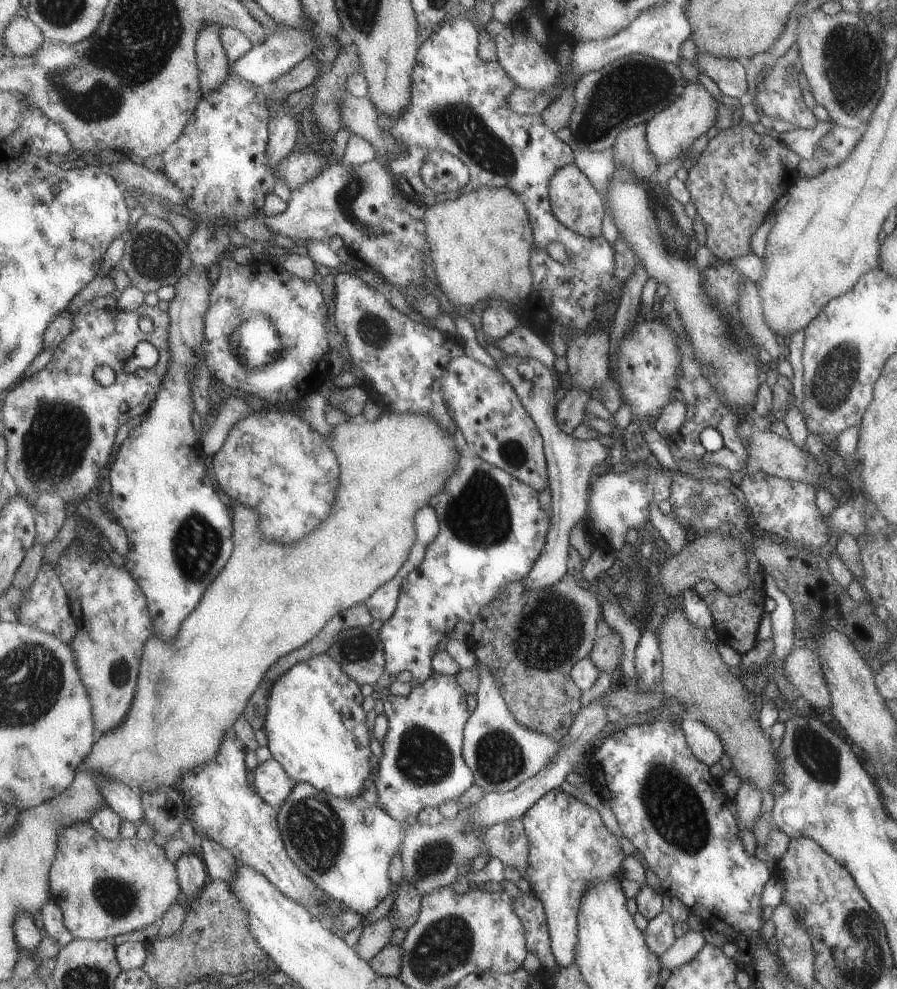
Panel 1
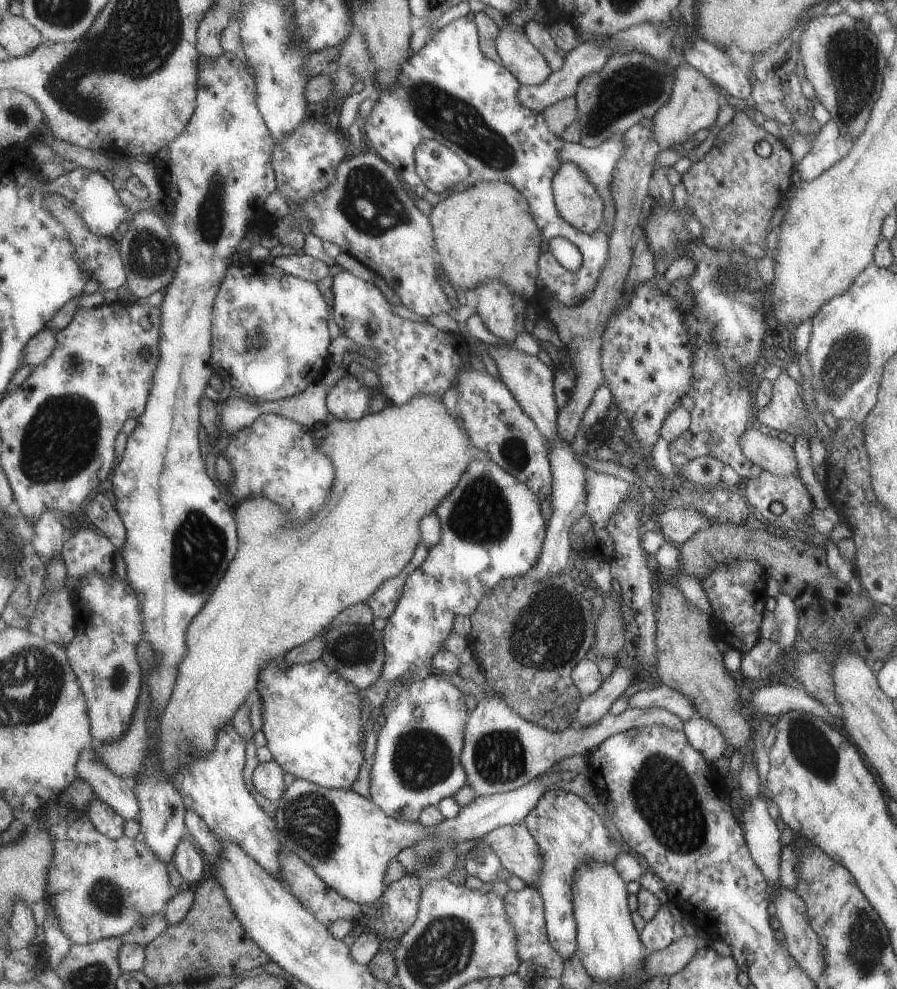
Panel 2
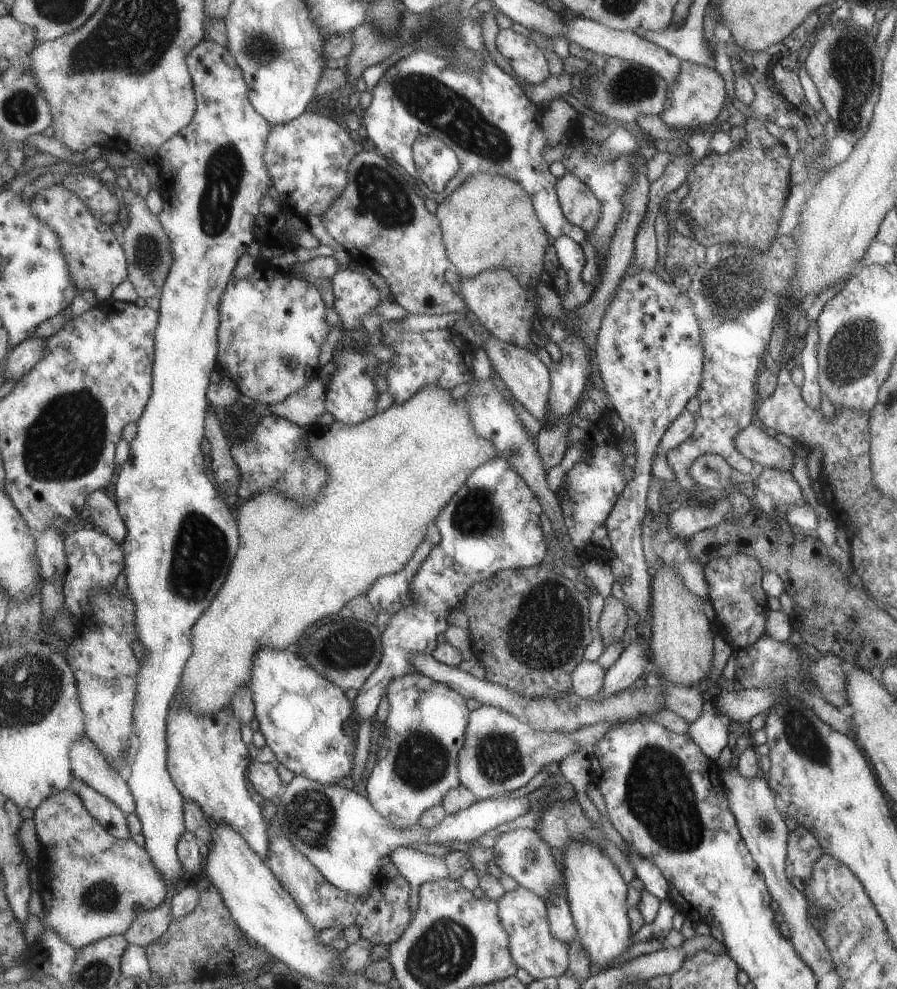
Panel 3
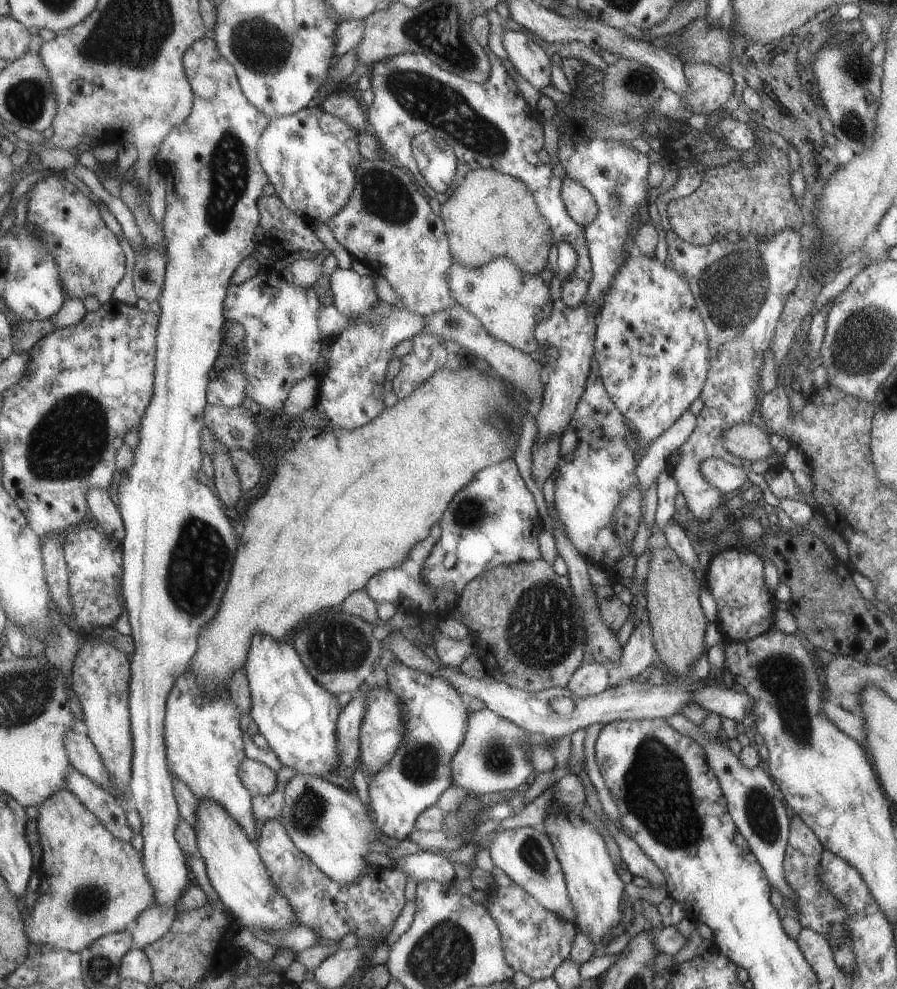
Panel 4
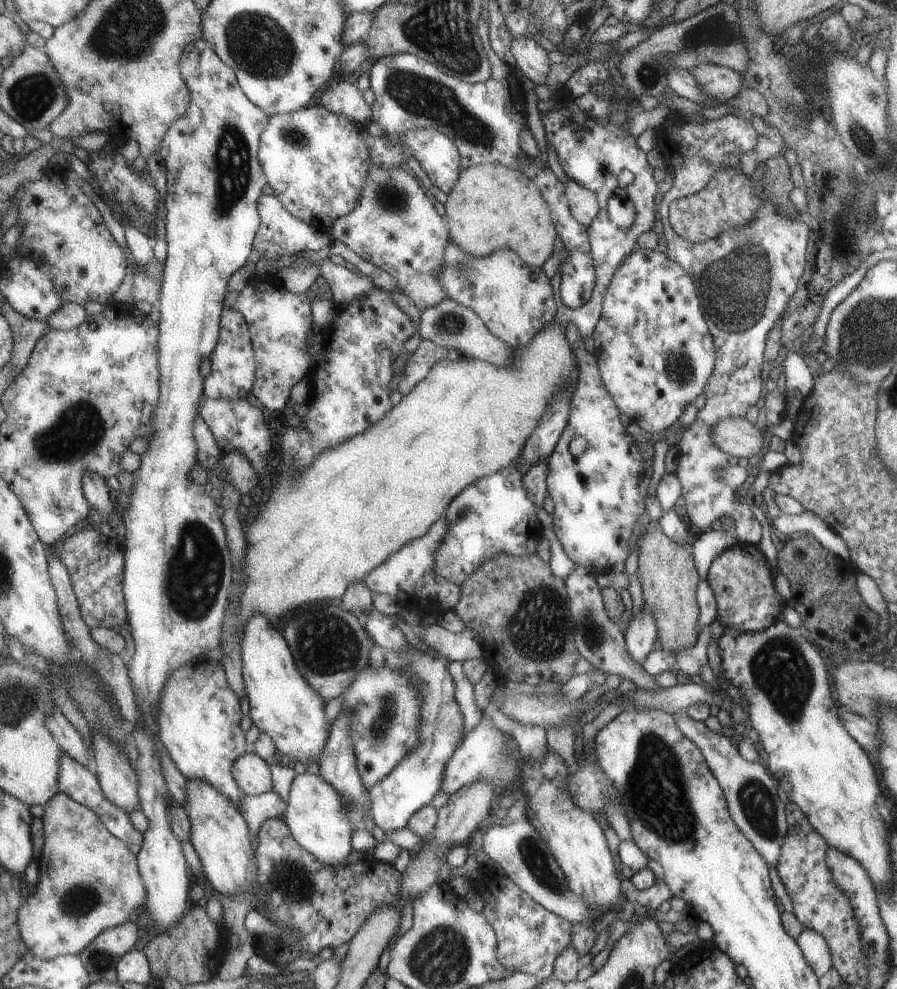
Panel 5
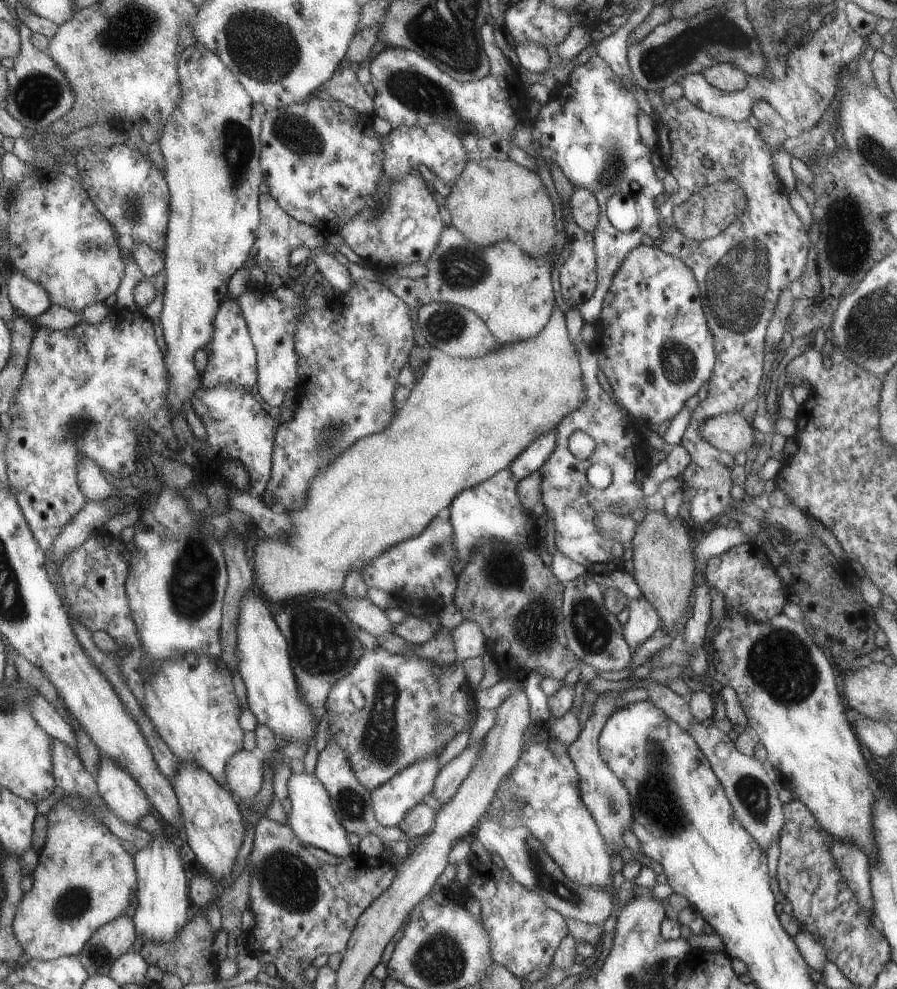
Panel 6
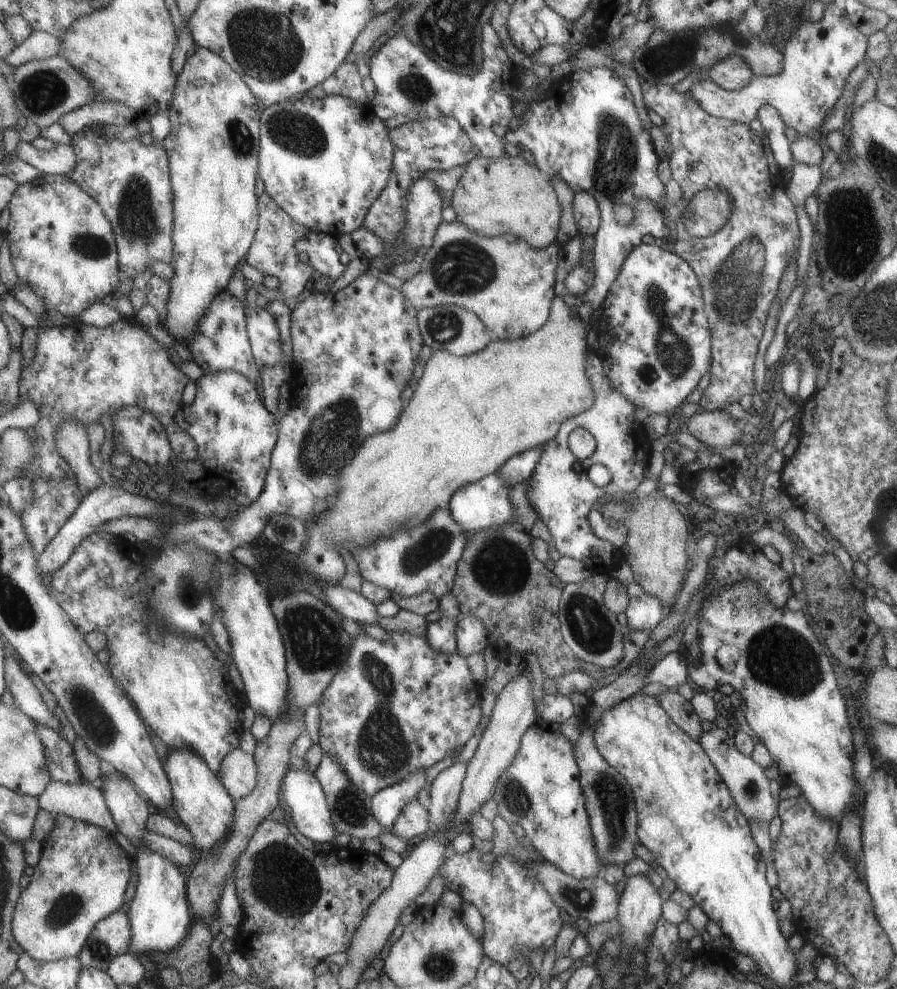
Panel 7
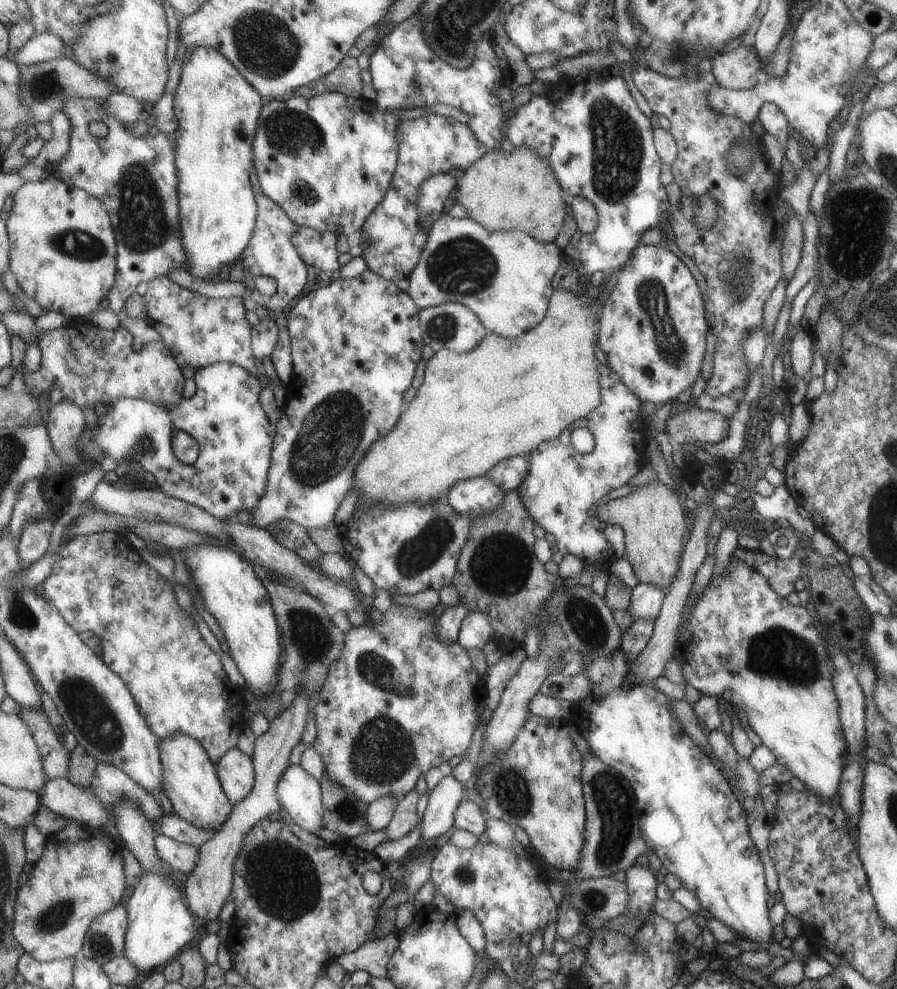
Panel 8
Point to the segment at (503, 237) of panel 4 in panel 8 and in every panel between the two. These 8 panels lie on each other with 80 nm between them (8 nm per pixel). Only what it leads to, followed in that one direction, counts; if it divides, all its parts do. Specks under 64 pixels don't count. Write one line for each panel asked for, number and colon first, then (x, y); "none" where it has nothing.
5: (491, 207)
6: (492, 200)
7: (494, 196)
8: (509, 188)

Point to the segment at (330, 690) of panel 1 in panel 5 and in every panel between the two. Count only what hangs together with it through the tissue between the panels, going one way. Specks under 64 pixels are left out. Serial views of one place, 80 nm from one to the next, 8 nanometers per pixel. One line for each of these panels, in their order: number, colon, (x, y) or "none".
2: (311, 715)
3: (302, 715)
4: (297, 717)
5: (282, 705)

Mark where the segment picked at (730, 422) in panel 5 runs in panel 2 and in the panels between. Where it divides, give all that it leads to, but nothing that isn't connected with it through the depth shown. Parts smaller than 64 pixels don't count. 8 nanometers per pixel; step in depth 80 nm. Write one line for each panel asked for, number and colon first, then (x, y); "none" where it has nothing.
2: (771, 454)
3: (753, 443)
4: (747, 441)

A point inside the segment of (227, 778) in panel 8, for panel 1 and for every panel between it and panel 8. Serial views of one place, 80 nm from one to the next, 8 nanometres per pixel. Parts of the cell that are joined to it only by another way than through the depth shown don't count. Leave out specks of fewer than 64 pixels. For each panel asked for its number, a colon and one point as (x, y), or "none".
1: (271, 780)
2: (268, 778)
3: (264, 777)
4: (260, 779)
5: (253, 775)
6: (246, 770)
7: (239, 773)

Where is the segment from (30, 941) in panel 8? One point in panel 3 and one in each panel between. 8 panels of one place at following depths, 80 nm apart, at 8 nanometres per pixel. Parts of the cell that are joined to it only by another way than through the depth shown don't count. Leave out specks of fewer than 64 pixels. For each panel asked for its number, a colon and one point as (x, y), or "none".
3: (93, 885)
4: (92, 884)
5: (89, 881)
6: (84, 879)
7: (81, 879)

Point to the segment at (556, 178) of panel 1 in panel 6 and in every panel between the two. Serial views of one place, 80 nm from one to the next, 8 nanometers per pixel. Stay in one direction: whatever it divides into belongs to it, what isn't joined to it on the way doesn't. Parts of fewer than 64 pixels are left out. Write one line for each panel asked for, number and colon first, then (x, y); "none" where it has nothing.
2: (576, 199)
3: (578, 204)
4: (581, 206)
5: (582, 204)
6: (584, 209)

